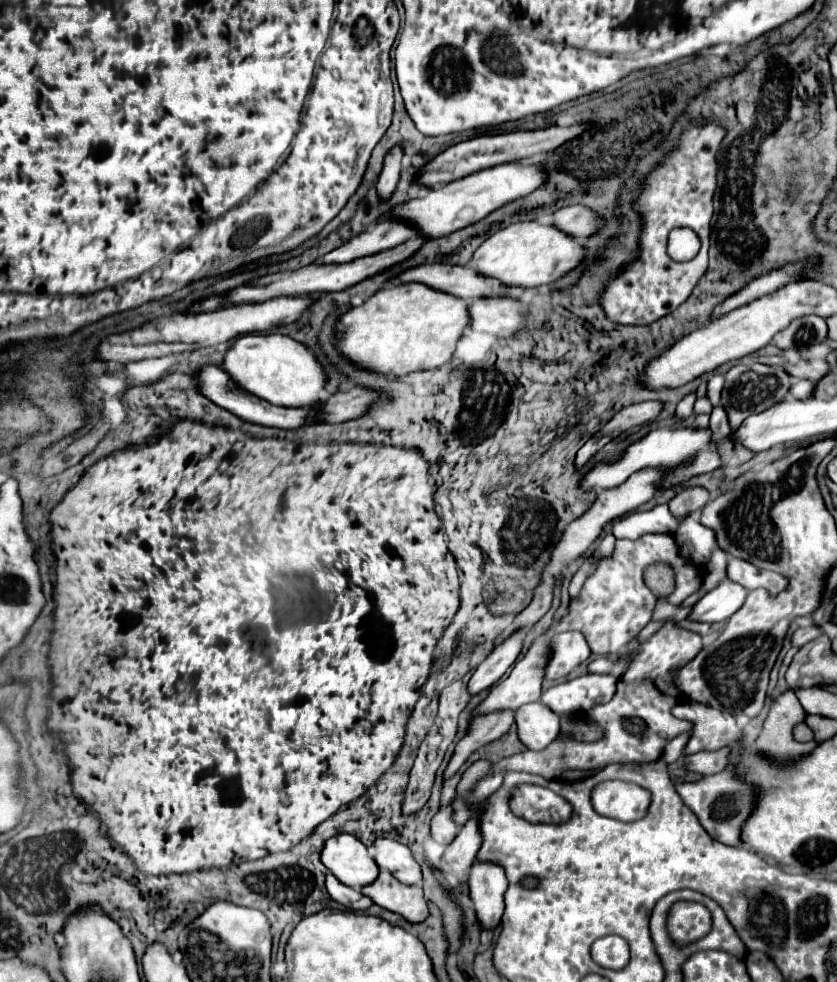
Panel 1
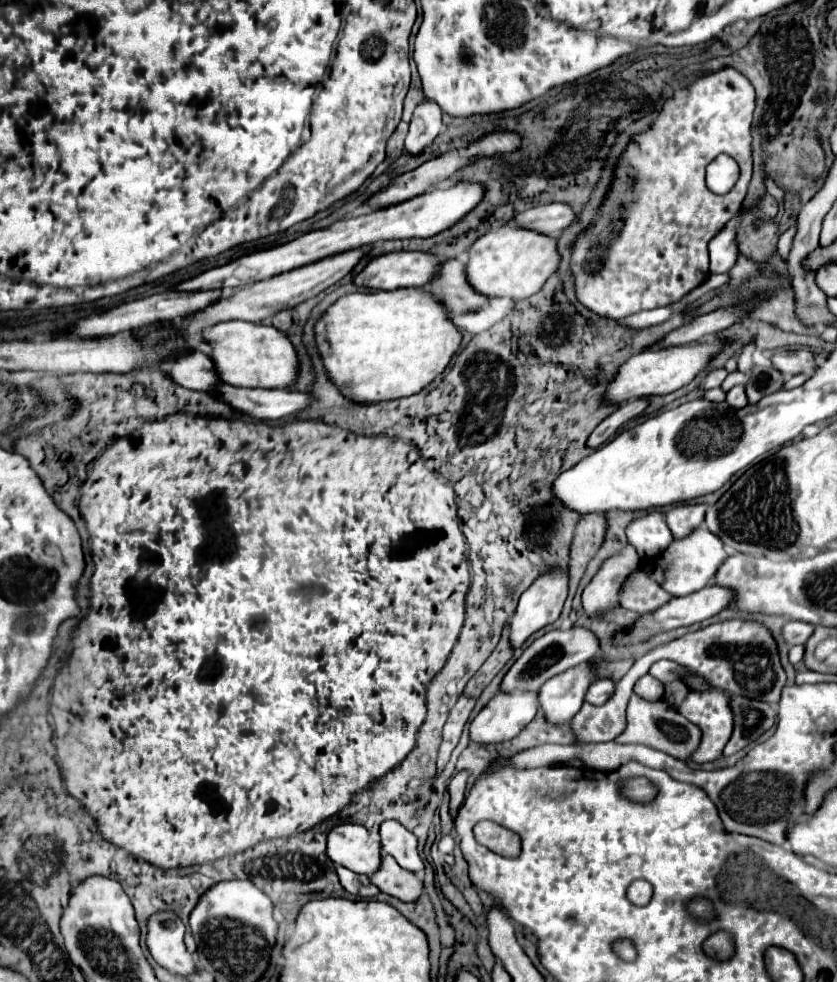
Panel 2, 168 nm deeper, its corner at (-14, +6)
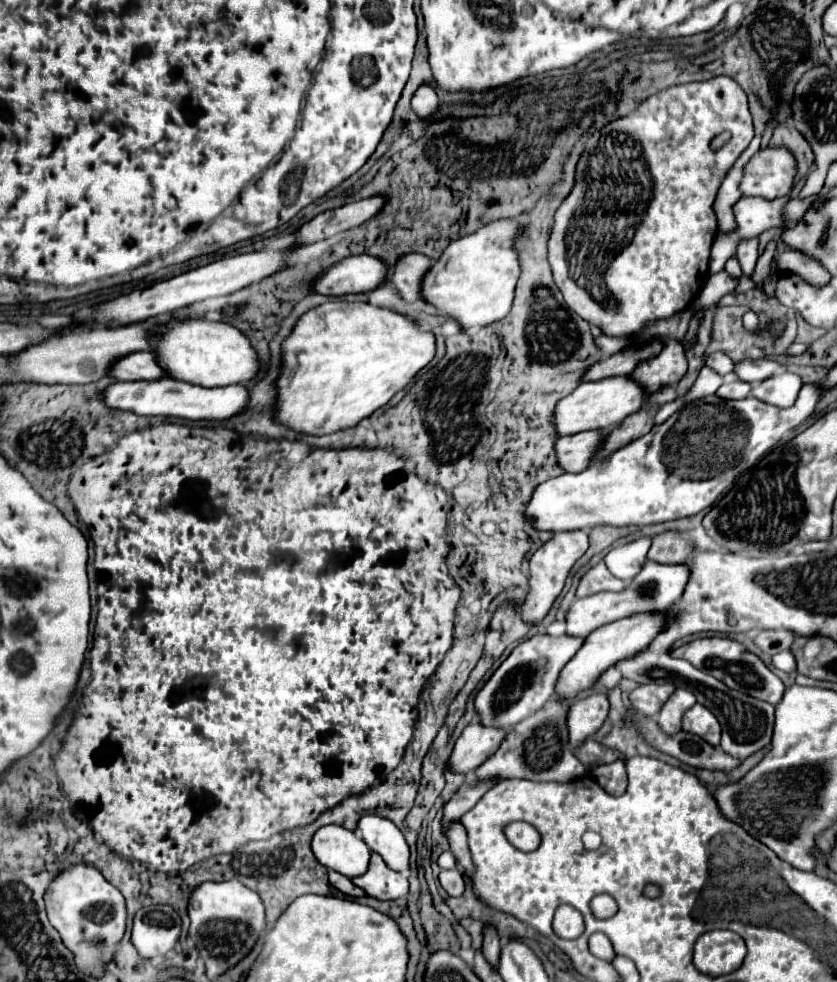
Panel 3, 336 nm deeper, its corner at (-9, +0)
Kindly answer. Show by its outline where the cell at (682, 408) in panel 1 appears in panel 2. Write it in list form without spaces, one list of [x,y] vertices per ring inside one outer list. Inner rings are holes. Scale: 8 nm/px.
[[[723,367],[723,369],[715,369],[715,371],[711,371],[707,377],[705,377],[705,381],[703,381],[703,389],[713,389],[713,387],[719,387],[723,381],[725,381],[725,377],[727,377],[729,373],[727,373],[727,369]]]

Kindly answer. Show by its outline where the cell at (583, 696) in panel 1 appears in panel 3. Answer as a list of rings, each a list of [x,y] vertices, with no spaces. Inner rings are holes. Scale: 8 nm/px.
[[[602,691],[590,693],[588,697],[580,697],[570,705],[568,711],[568,735],[570,743],[576,747],[584,743],[592,733],[600,729],[608,715],[608,697]]]

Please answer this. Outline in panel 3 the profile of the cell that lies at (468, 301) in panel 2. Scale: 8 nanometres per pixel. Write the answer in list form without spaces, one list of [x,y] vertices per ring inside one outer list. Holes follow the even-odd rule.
[[[410,253],[406,257],[400,257],[396,267],[390,273],[390,281],[396,283],[398,291],[406,301],[424,301],[422,283],[426,273],[432,267],[432,259],[420,253]]]

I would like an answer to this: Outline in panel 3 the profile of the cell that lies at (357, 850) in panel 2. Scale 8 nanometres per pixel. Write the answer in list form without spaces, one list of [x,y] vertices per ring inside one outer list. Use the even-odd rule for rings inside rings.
[[[340,825],[318,829],[312,839],[312,851],[322,865],[326,863],[328,869],[344,873],[350,879],[366,873],[370,863],[368,845],[354,831]]]

